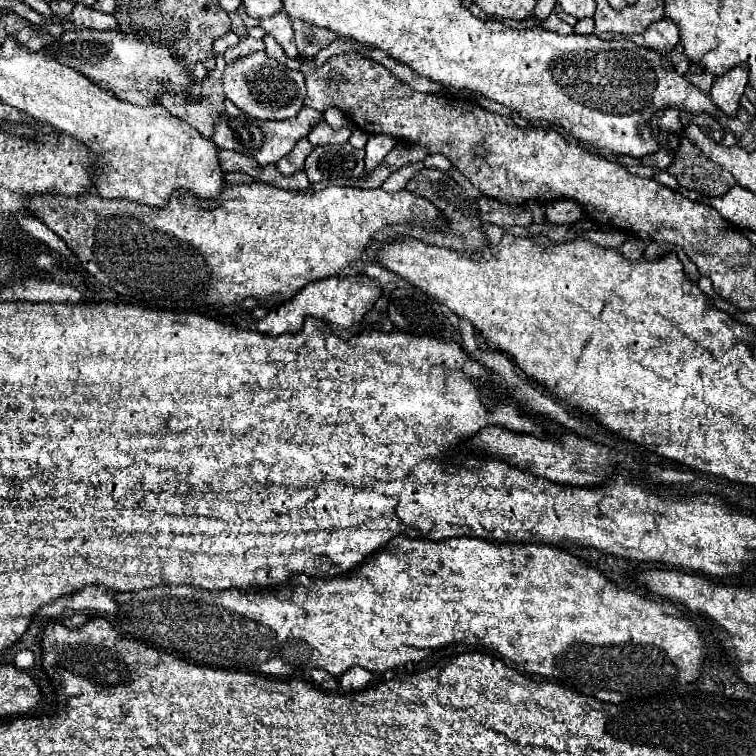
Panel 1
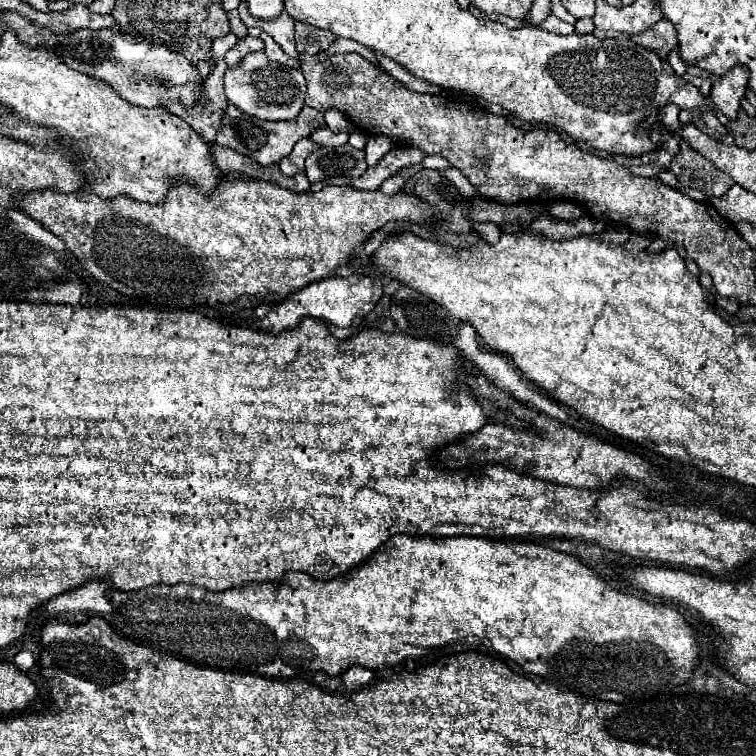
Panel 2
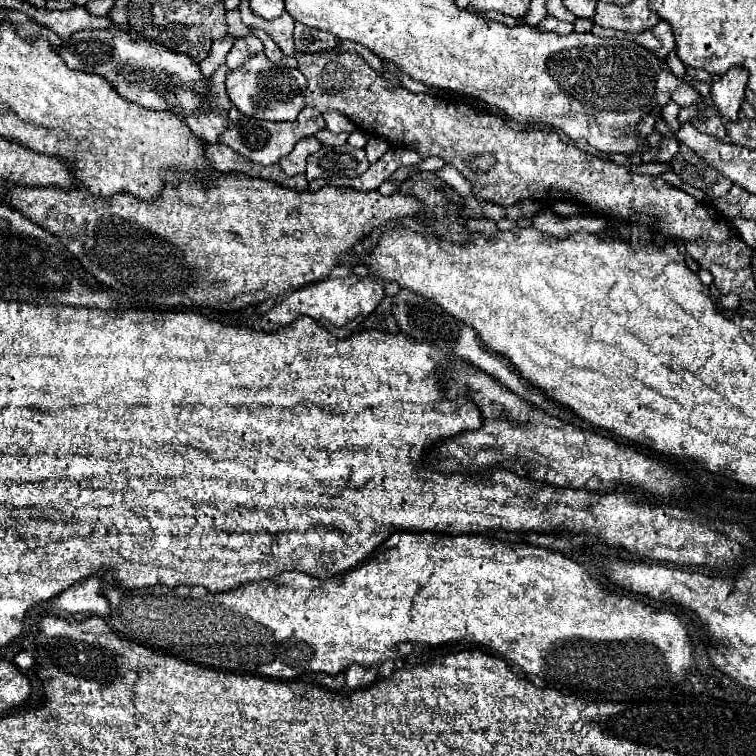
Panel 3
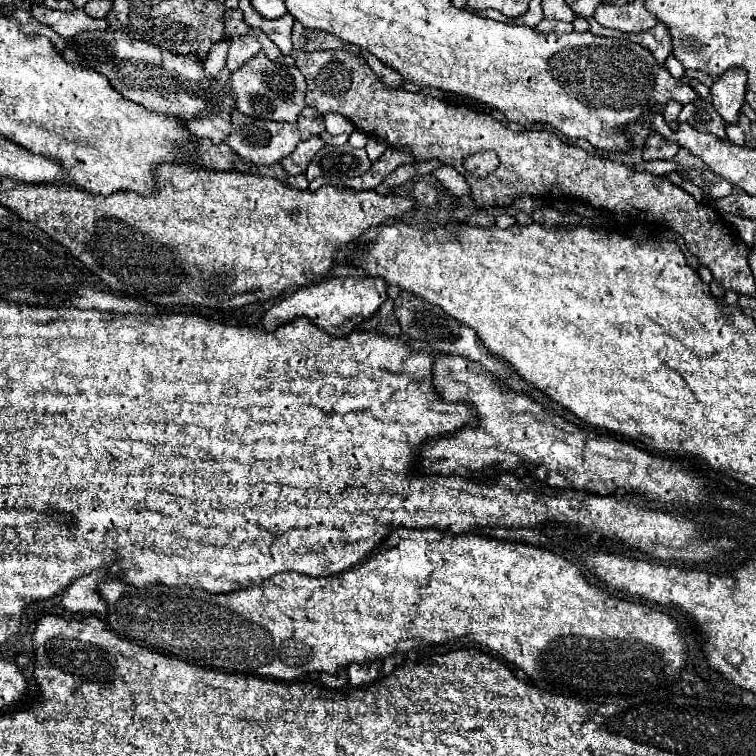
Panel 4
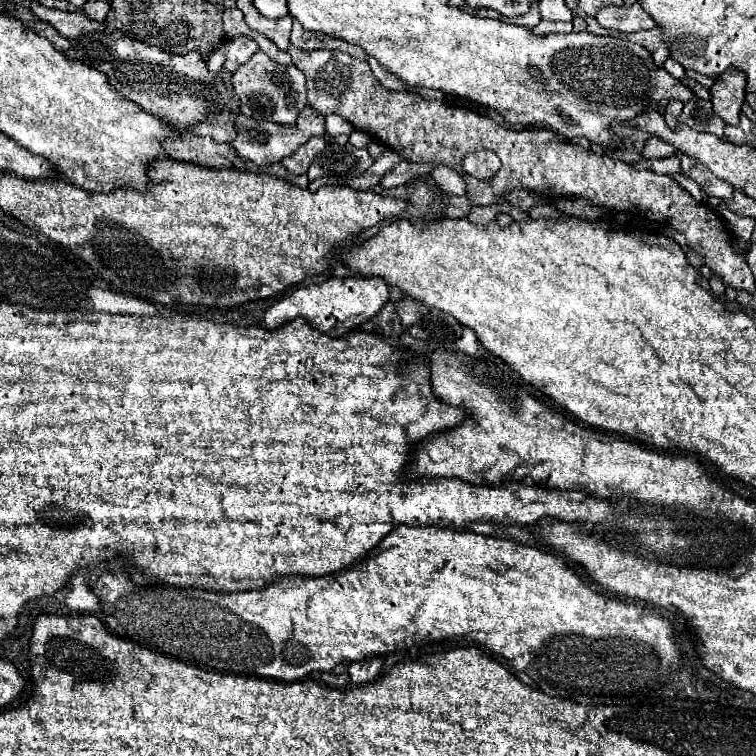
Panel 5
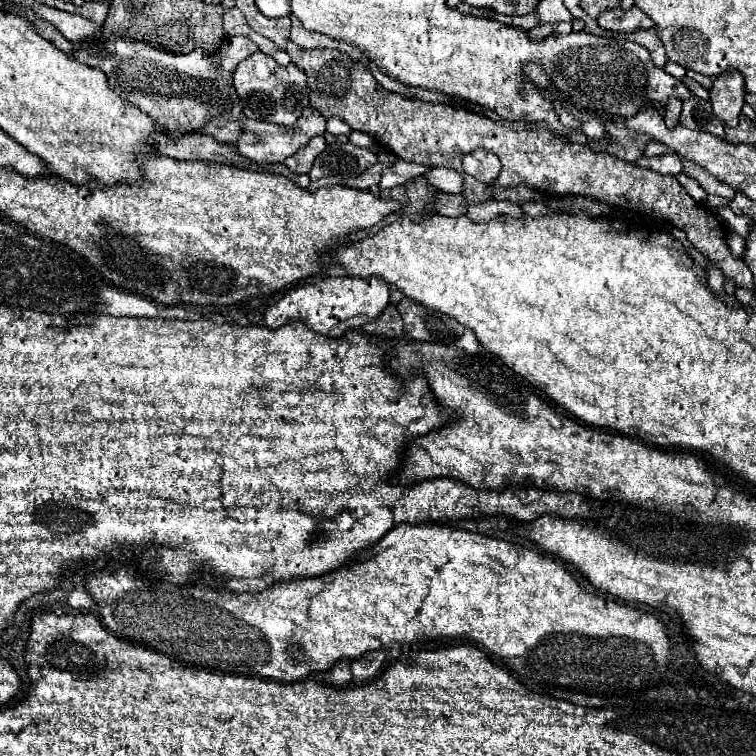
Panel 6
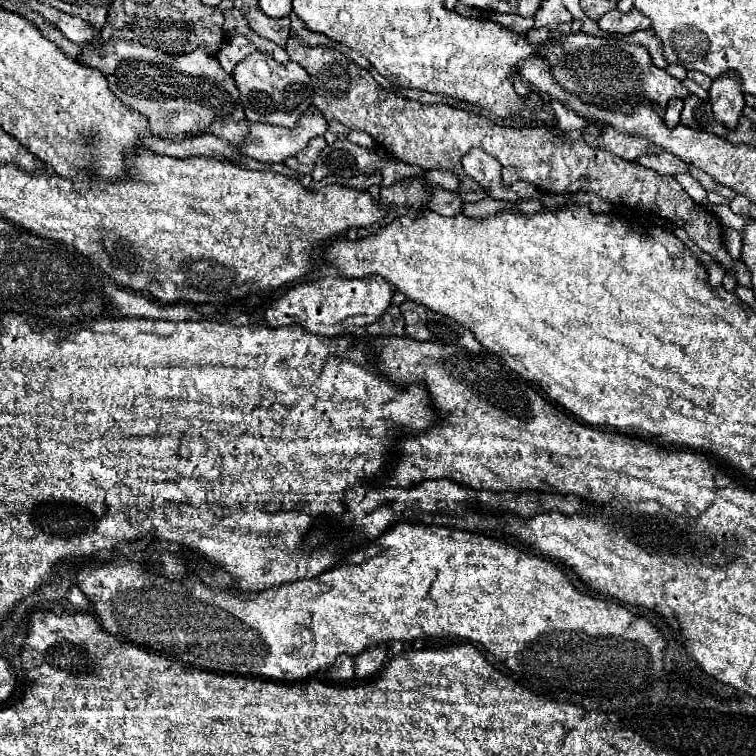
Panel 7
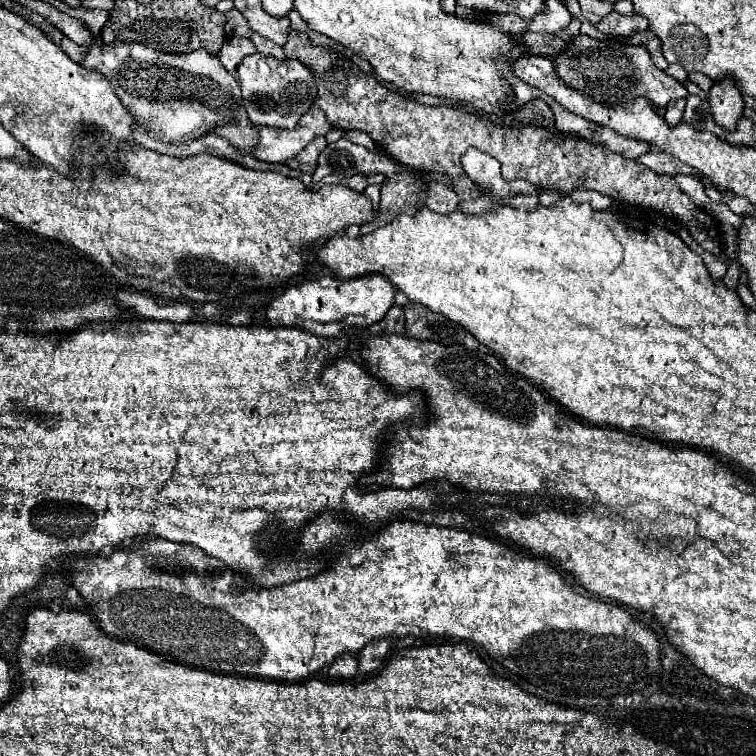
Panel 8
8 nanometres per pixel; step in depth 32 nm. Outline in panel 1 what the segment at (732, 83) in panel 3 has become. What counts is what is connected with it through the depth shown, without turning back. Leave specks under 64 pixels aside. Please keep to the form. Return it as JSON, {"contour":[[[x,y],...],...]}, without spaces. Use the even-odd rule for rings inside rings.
{"contour":[[[738,64],[714,80],[710,98],[726,116],[732,118],[738,112],[738,104],[740,104],[746,84],[748,84],[748,66]]]}

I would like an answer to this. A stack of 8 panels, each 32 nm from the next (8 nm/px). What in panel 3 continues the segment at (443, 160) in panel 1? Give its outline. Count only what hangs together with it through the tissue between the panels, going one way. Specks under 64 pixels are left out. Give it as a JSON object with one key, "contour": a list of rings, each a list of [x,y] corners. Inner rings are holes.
{"contour":[[[431,156],[424,160],[422,160],[418,164],[418,171],[424,172],[424,171],[438,171],[440,170],[446,163],[437,156]]]}

